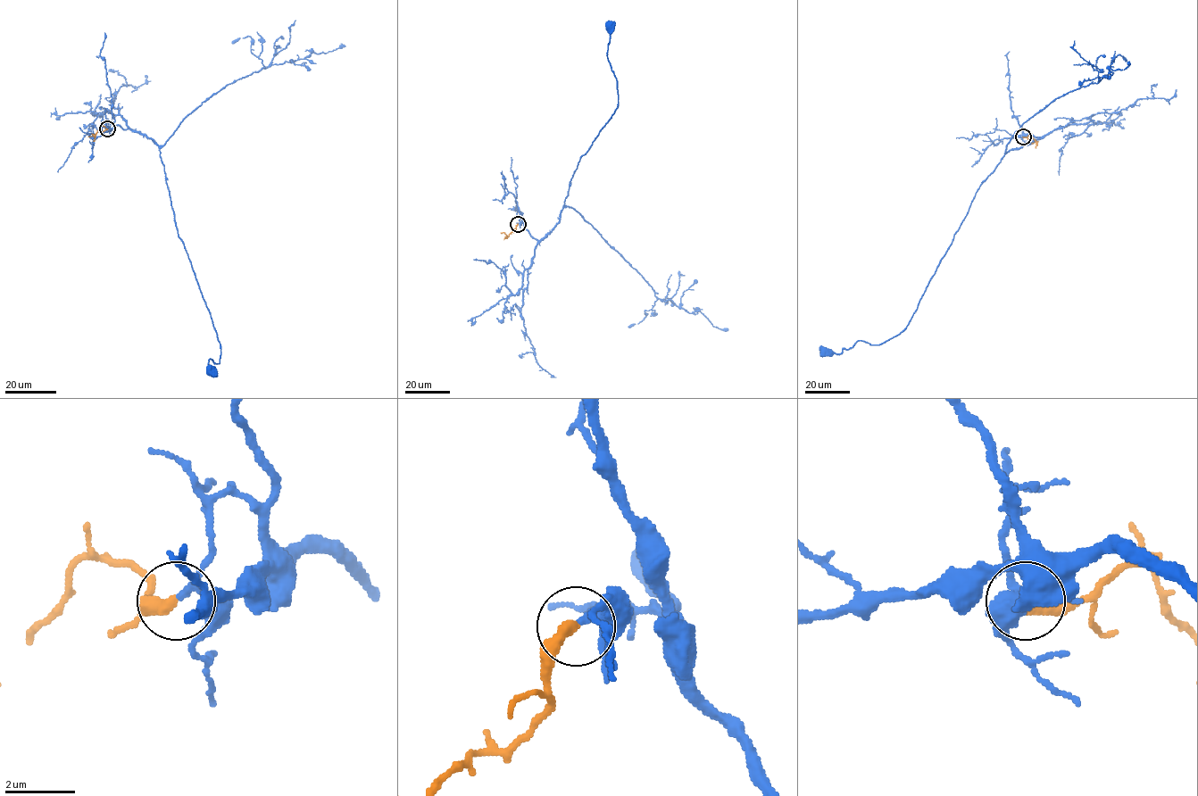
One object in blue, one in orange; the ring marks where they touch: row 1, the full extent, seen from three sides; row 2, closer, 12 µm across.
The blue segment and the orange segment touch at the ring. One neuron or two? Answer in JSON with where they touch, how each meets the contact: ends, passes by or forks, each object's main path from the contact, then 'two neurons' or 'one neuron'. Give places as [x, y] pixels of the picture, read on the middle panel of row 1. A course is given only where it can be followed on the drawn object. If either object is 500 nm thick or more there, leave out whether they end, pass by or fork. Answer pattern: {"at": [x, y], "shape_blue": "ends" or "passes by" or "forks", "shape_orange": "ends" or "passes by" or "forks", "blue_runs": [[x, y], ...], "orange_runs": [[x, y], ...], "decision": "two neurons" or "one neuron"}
{"at": [518, 224], "shape_blue": "forks", "shape_orange": "ends", "blue_runs": [[518, 224], [538, 240], [551, 230], [559, 220], [580, 158], [616, 109], [617, 81], [607, 53], [611, 27]], "orange_runs": [[518, 224], [507, 236], [501, 233]], "decision": "one neuron"}

